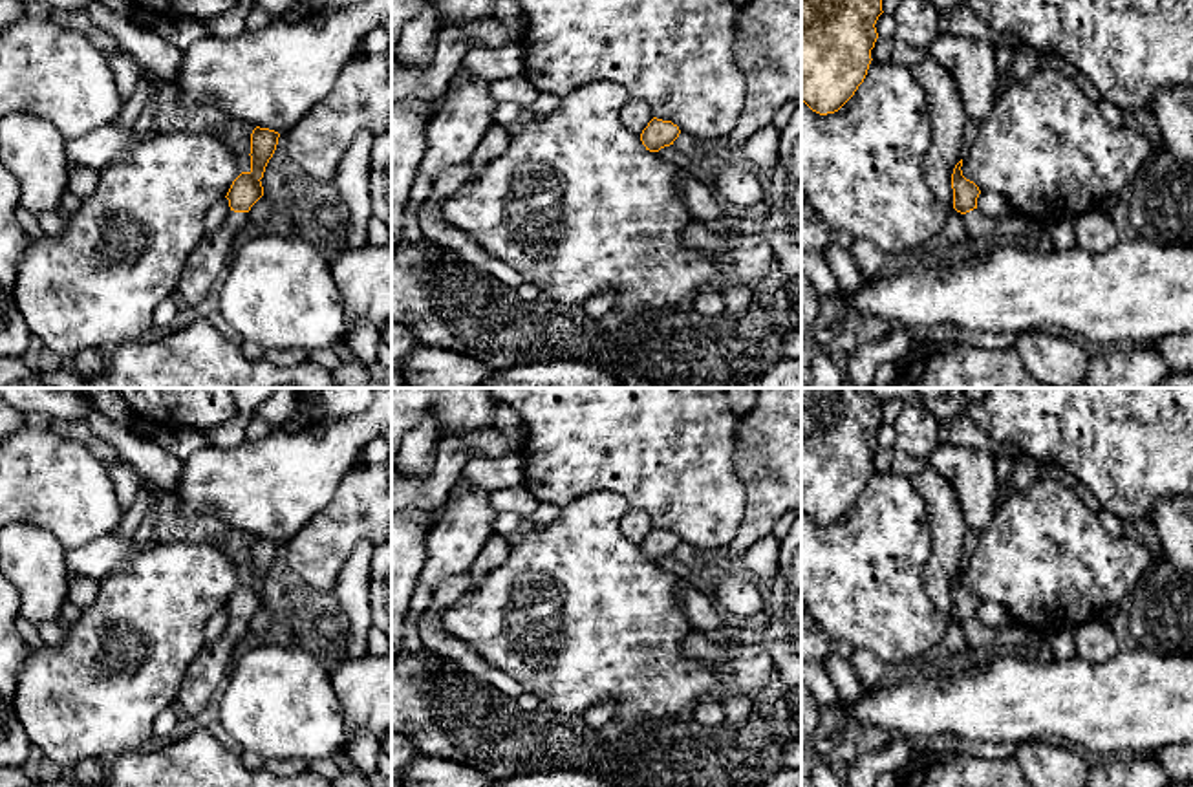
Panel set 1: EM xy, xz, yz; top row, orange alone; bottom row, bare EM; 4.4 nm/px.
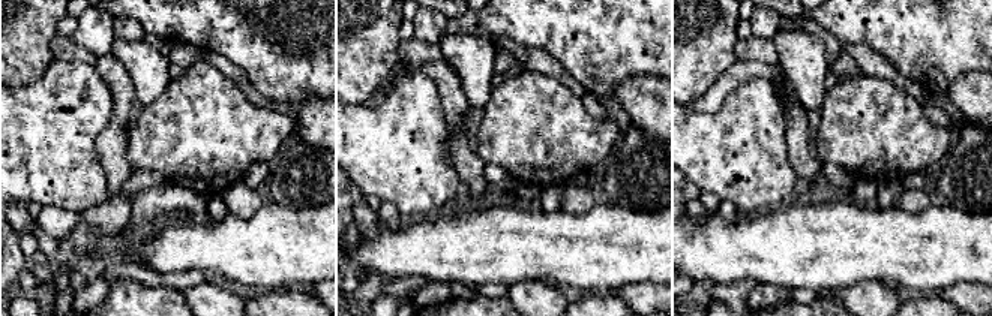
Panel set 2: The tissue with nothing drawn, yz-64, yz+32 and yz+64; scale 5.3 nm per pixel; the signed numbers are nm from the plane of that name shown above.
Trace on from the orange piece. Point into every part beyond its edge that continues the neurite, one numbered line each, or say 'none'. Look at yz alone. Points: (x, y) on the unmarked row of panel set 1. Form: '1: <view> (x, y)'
1: yz (981, 639)

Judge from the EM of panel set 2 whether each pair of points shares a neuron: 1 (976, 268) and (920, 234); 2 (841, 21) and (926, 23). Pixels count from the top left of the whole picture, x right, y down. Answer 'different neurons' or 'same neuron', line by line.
1: same neuron
2: same neuron

